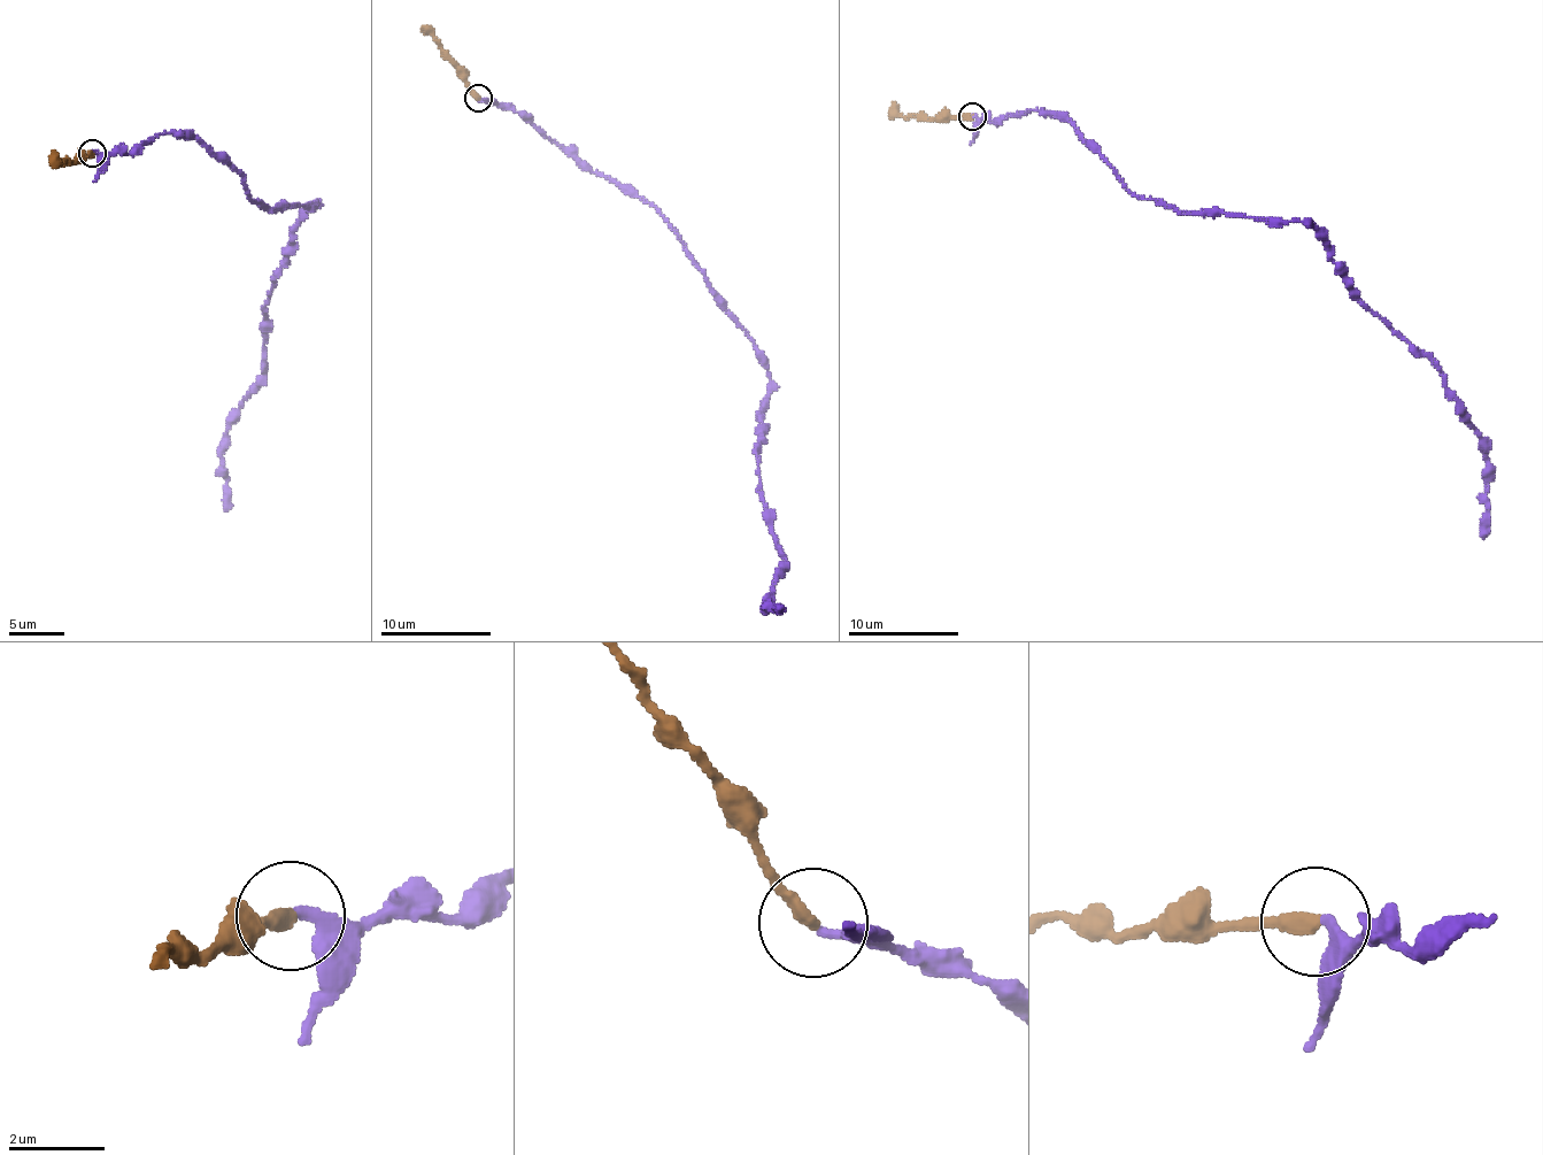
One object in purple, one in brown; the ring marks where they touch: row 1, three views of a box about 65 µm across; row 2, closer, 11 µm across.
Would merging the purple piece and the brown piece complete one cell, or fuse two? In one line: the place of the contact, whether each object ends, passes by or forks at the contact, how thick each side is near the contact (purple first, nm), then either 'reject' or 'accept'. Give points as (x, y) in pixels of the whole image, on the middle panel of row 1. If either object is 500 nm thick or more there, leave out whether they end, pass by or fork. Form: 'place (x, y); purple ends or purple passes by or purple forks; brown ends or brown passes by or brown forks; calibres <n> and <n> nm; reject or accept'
place (478, 98); purple ends; brown ends; calibres 260 and 320 nm; accept

